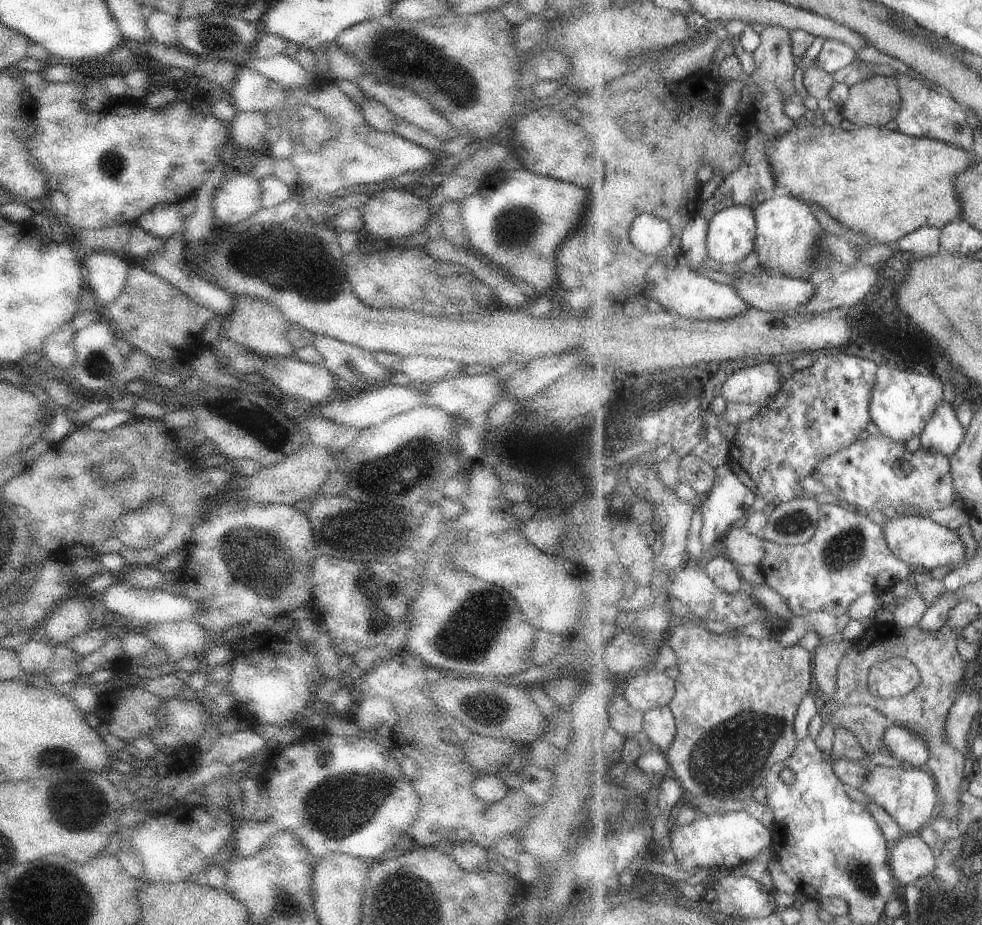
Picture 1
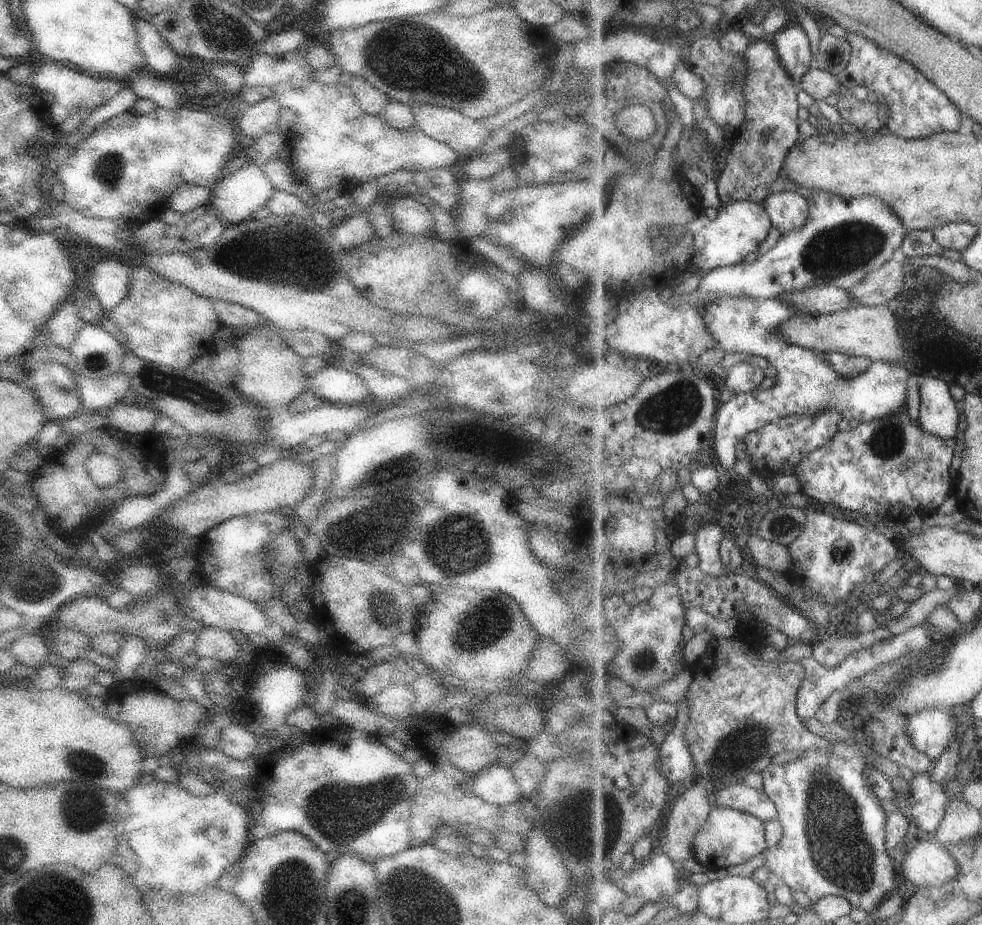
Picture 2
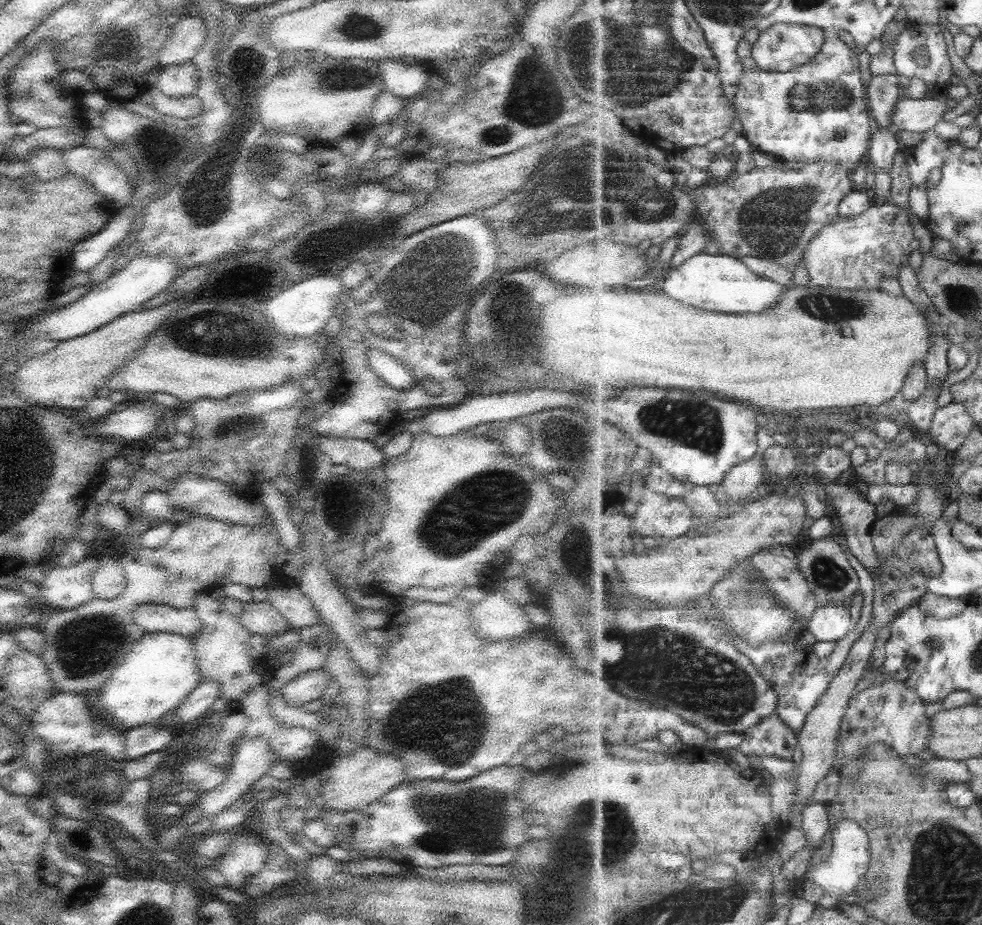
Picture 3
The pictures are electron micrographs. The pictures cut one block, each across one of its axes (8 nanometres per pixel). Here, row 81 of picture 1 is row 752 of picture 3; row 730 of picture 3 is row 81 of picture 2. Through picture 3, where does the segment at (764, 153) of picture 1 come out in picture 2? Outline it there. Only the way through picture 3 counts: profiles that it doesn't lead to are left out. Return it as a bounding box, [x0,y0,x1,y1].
[716,38,801,205]

